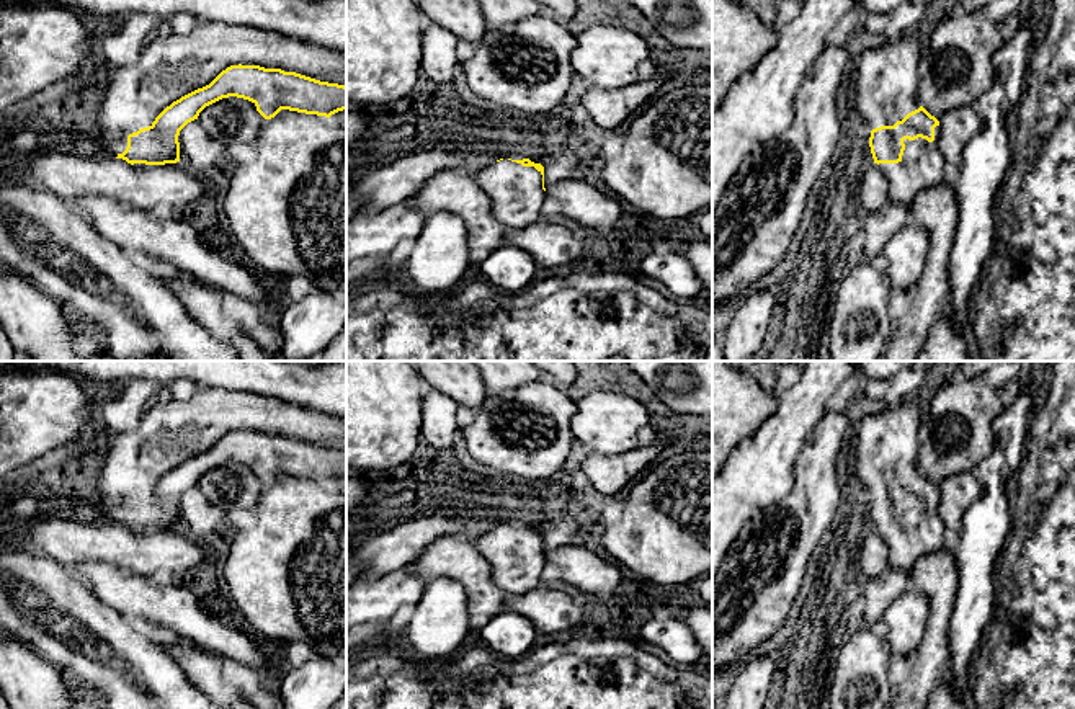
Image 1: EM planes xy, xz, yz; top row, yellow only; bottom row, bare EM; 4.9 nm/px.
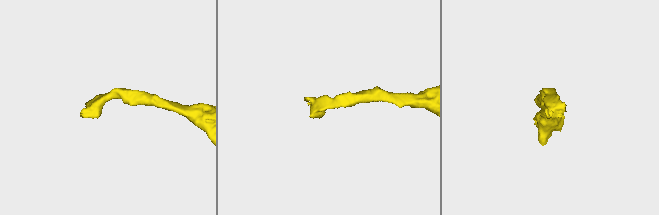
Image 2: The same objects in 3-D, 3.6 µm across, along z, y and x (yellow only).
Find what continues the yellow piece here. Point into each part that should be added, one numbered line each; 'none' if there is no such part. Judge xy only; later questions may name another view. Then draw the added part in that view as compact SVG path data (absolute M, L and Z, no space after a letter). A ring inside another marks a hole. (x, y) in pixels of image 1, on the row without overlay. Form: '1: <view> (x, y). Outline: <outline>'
1: xy (173, 432). Outline: M199 387L190 399L157 402L136 430L105 439L98 464L101 503L91 516L118 523L129 500L152 492L173 467L239 430L346 453L346 418L253 392Z

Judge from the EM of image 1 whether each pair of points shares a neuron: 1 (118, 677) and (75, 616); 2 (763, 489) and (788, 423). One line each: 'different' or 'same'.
1: same
2: same

